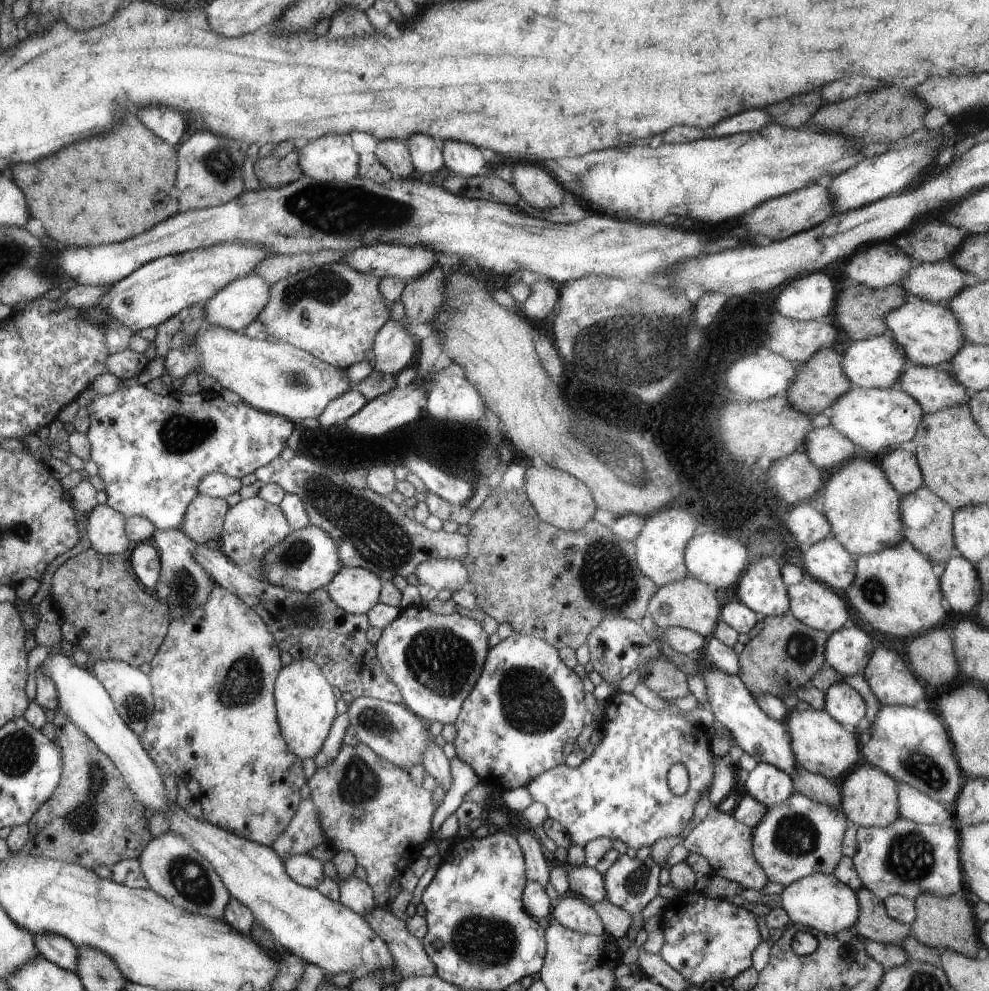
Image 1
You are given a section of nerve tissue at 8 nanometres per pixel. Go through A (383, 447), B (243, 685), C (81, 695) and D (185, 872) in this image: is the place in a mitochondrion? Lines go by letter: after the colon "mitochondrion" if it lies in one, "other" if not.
A: other
B: mitochondrion
C: other
D: mitochondrion

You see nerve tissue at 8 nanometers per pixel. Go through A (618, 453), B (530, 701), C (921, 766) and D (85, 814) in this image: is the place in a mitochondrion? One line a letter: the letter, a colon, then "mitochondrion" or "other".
A: mitochondrion
B: mitochondrion
C: mitochondrion
D: mitochondrion

